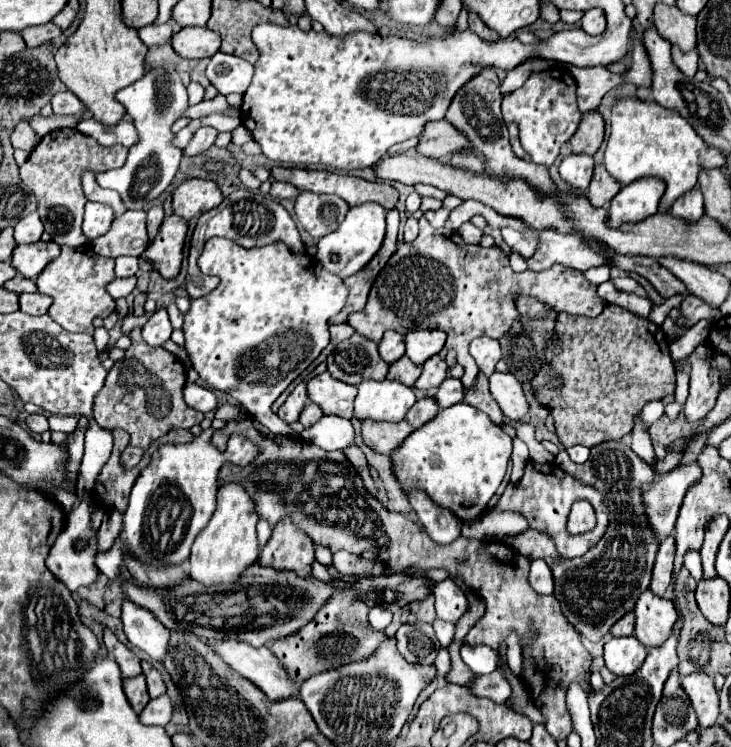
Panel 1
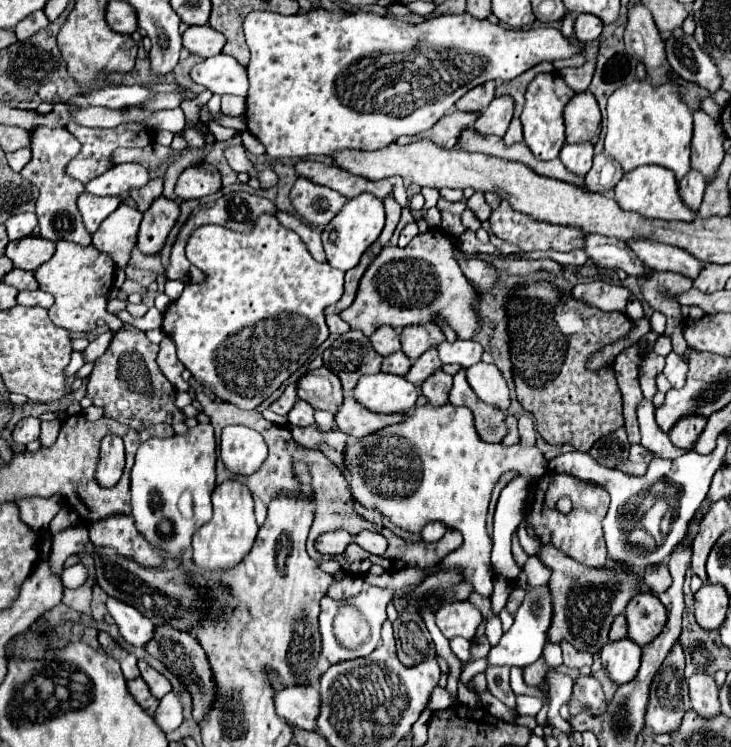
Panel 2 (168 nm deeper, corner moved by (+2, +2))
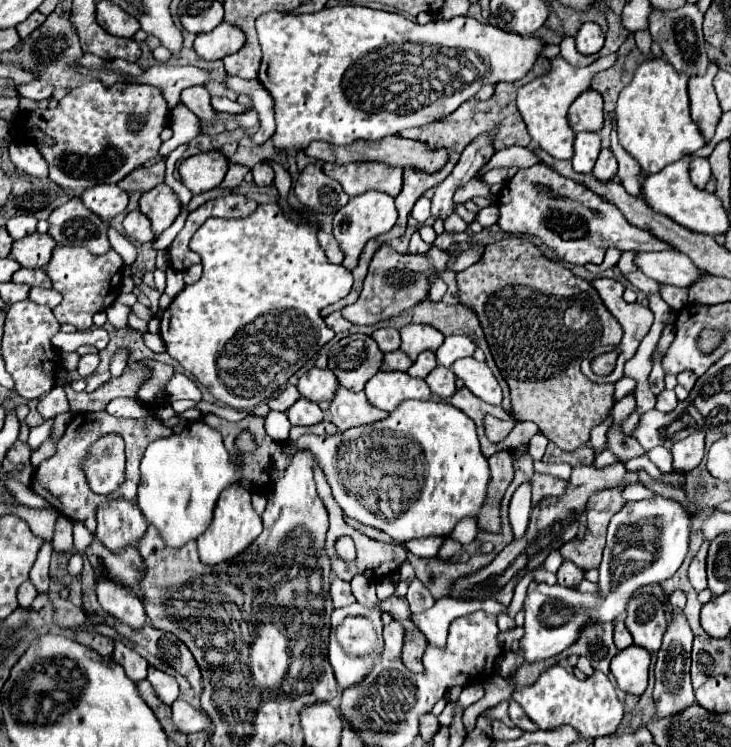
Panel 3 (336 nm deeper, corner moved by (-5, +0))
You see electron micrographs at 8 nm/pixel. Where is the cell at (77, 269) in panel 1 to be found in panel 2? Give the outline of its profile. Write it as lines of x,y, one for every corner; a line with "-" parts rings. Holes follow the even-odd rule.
58,241
56,253
52,255
52,259
42,263
34,273
40,283
40,289
52,293
56,299
54,305
48,309
52,323
68,331
90,333
96,329
96,321
104,319
109,329
117,333
122,327
122,322
116,315
106,311
108,291
114,285
114,271
116,271
116,265
112,257
106,253
100,253
94,245
82,247
70,241

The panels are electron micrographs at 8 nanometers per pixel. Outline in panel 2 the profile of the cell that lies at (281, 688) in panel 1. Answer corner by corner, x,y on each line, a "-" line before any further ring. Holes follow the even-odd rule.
272,673
272,681
278,687
274,697
276,713
298,729
316,731
316,717
320,713
320,685
312,683
310,687
284,689
274,673

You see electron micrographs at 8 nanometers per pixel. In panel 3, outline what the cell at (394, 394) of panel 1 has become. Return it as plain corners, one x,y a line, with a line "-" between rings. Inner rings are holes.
379,371
367,381
365,395
371,405
391,413
407,399
429,399
431,391
423,379
413,379
401,371

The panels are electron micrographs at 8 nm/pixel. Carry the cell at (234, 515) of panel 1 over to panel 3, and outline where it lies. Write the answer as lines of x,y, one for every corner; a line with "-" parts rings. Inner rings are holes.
229,485
221,495
215,505
215,517
209,525
209,529
197,537
197,547
199,547
199,557
203,565
217,565
221,561
229,561
243,553
263,531
261,517
255,513
251,505
251,491
245,489
243,485

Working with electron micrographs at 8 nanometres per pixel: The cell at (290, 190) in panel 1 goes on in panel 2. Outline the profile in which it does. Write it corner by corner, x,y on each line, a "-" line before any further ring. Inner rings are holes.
262,169
262,171
258,173
258,181
260,181
260,187
262,187
262,189
270,189
270,187
276,185
278,175
276,175
272,169

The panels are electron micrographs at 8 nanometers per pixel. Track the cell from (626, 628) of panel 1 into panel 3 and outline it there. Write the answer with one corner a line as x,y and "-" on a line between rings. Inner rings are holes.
621,615
617,619
617,625
615,625
615,645
617,645
617,649
625,649
631,643
633,643
631,641
631,633
625,629
625,617

